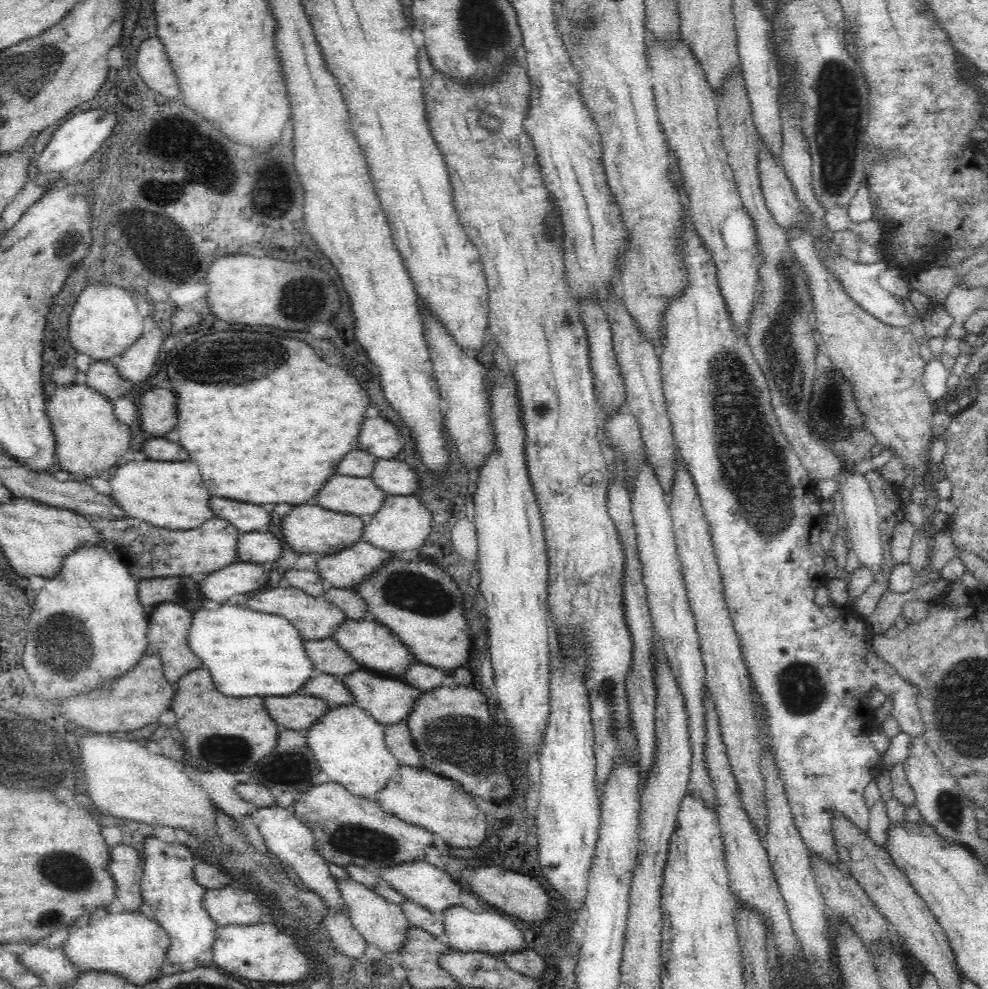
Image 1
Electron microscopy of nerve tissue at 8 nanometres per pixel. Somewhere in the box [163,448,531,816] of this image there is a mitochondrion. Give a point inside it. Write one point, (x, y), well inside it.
(457, 741)

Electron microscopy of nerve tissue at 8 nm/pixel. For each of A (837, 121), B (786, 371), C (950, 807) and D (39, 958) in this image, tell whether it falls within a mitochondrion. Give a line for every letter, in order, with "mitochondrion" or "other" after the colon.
A: mitochondrion
B: mitochondrion
C: mitochondrion
D: other

